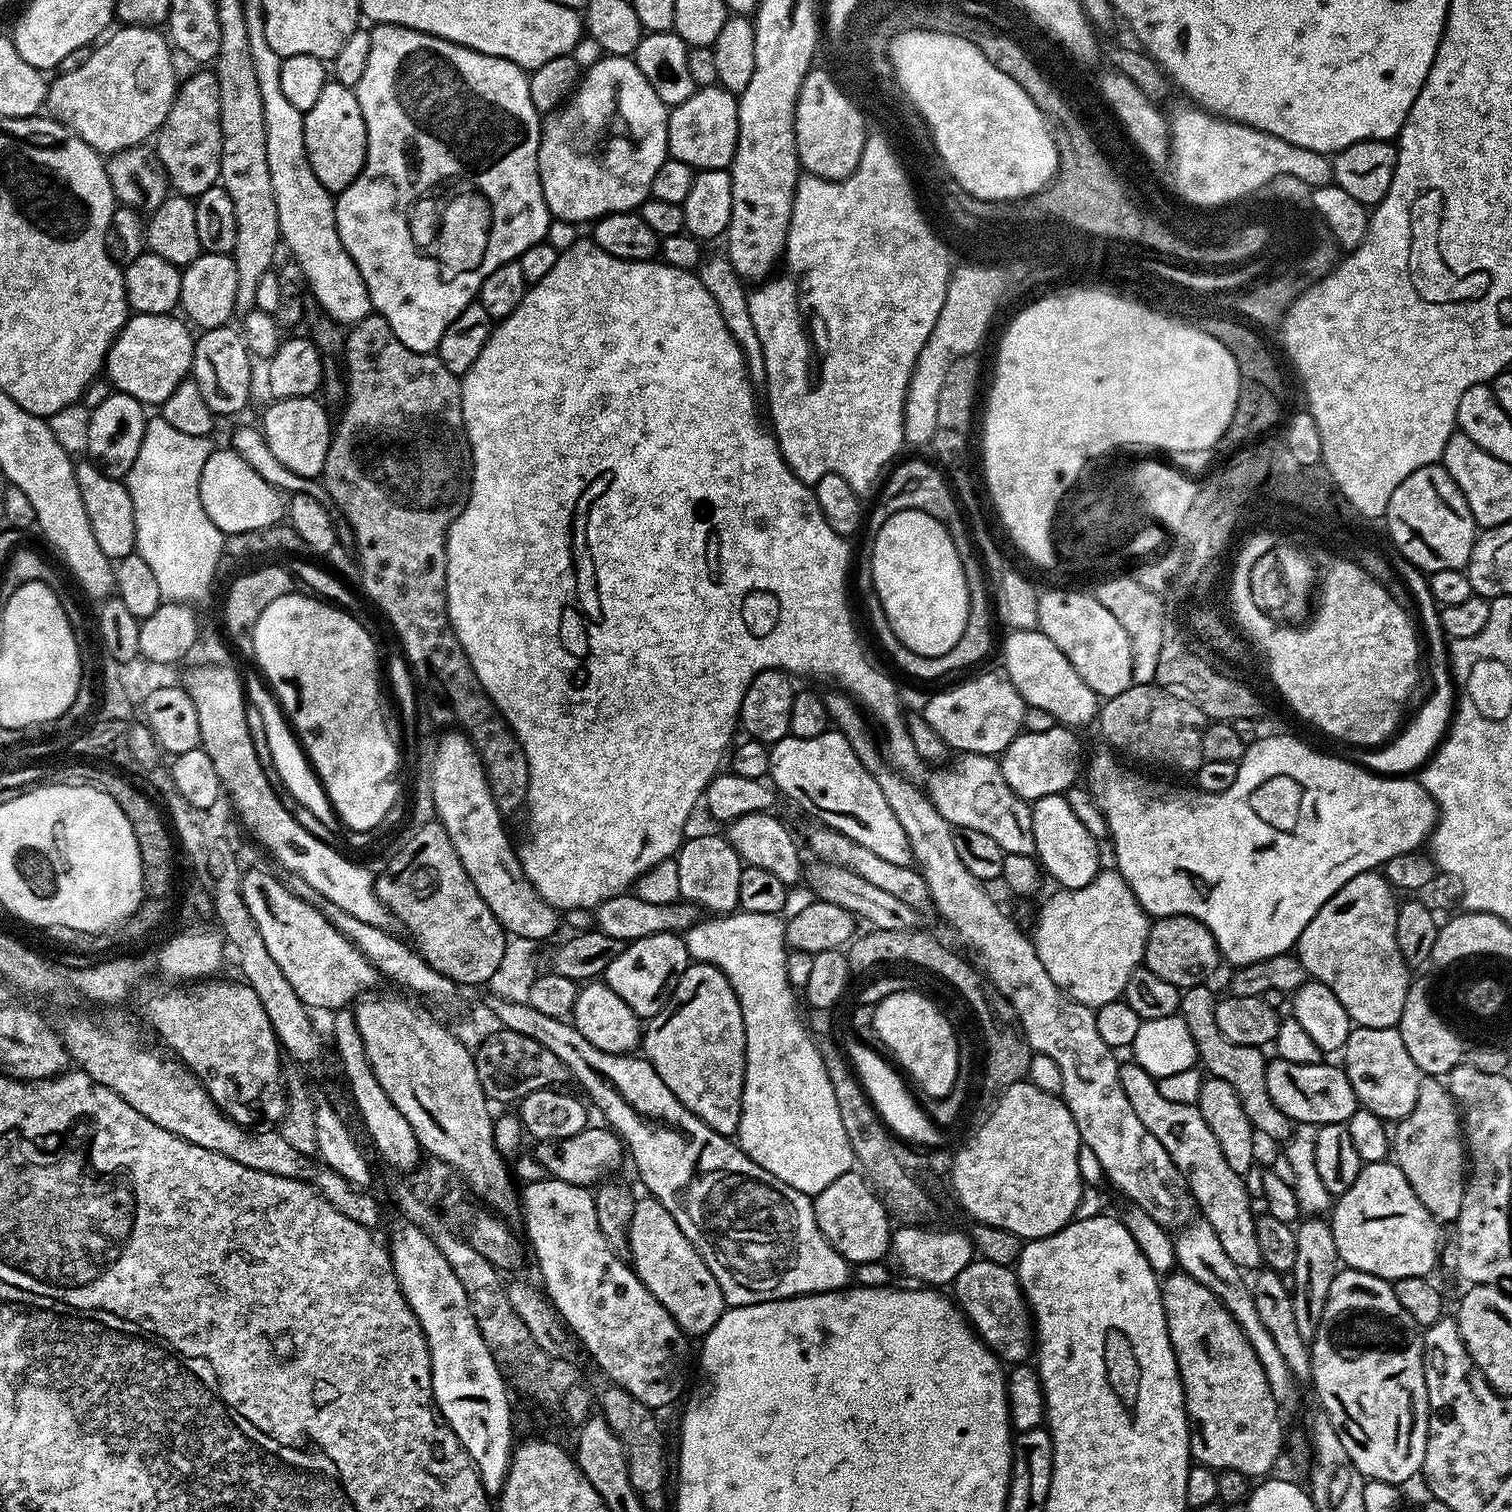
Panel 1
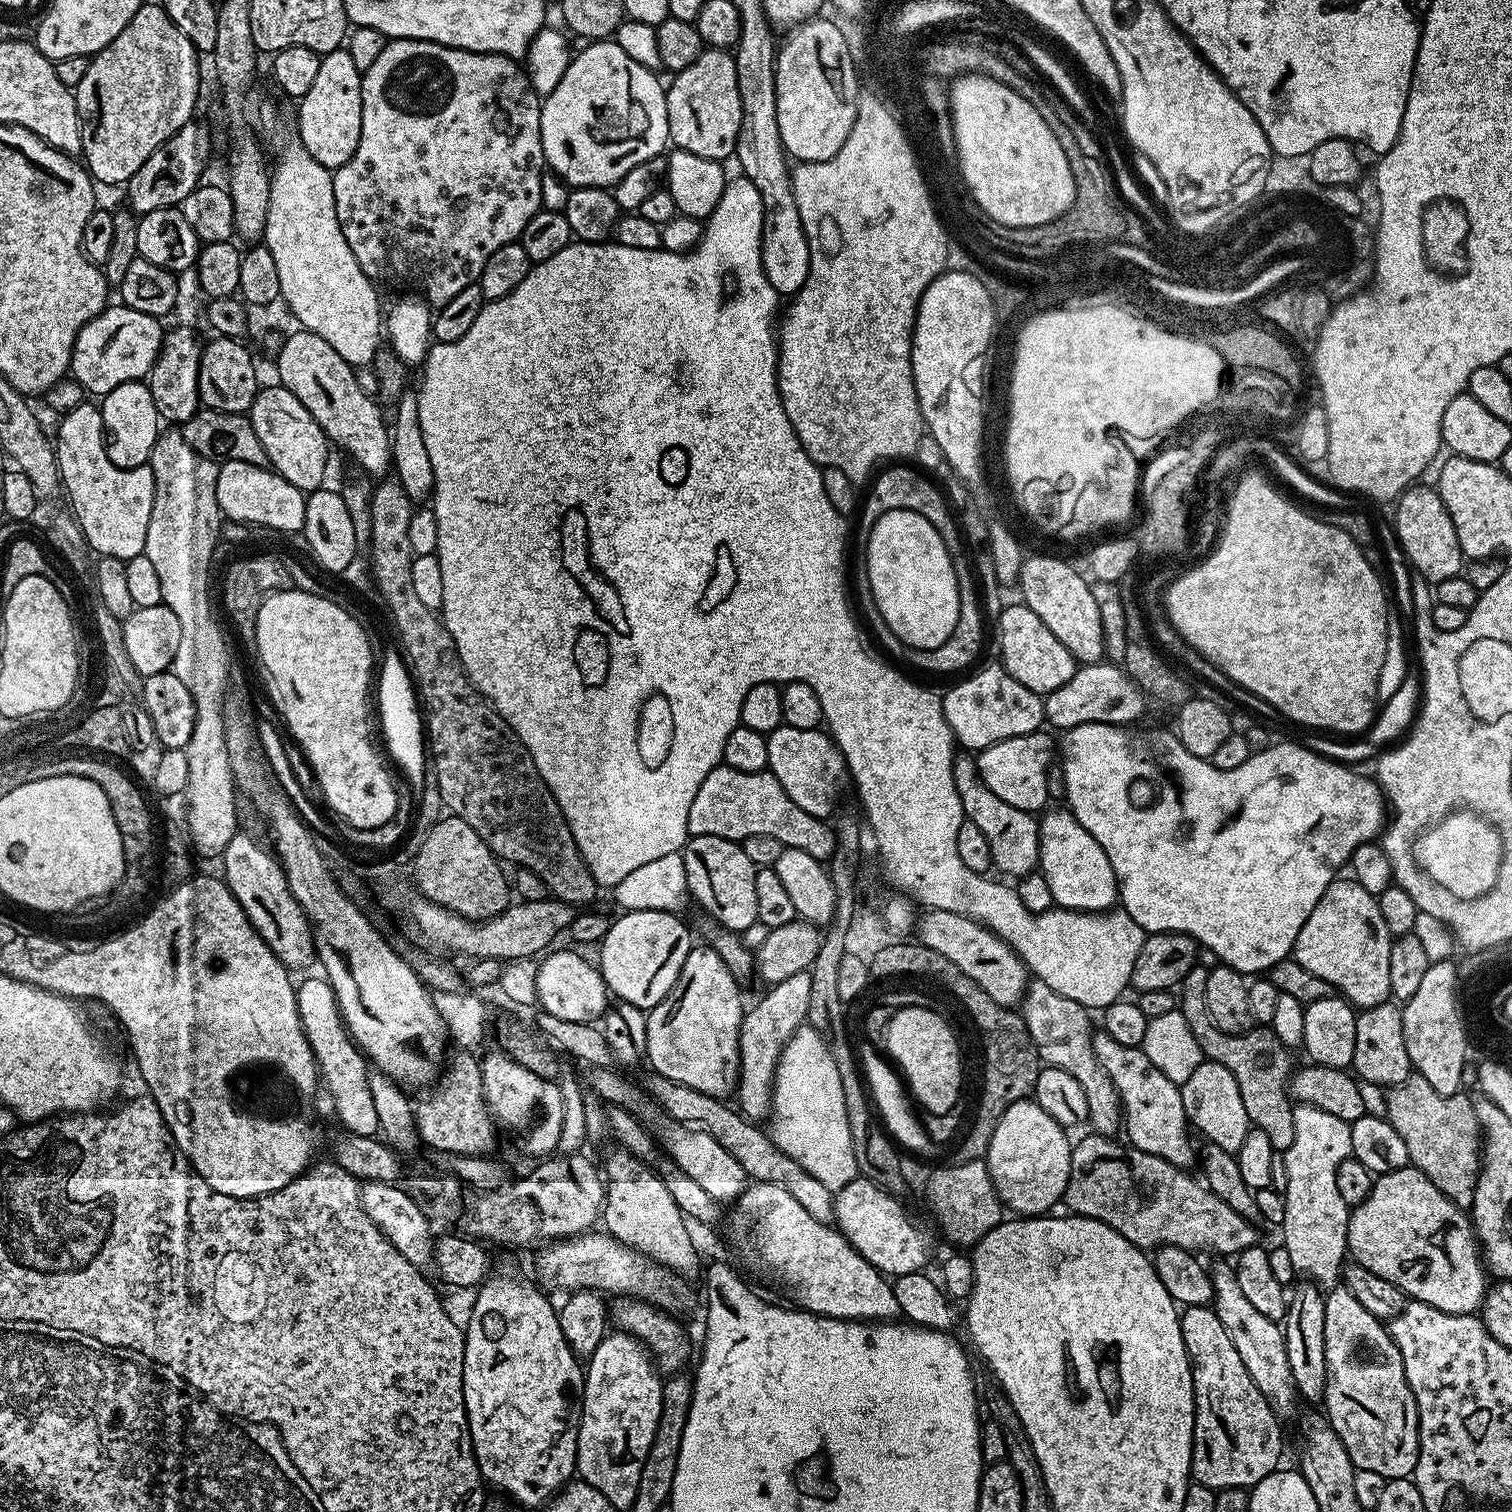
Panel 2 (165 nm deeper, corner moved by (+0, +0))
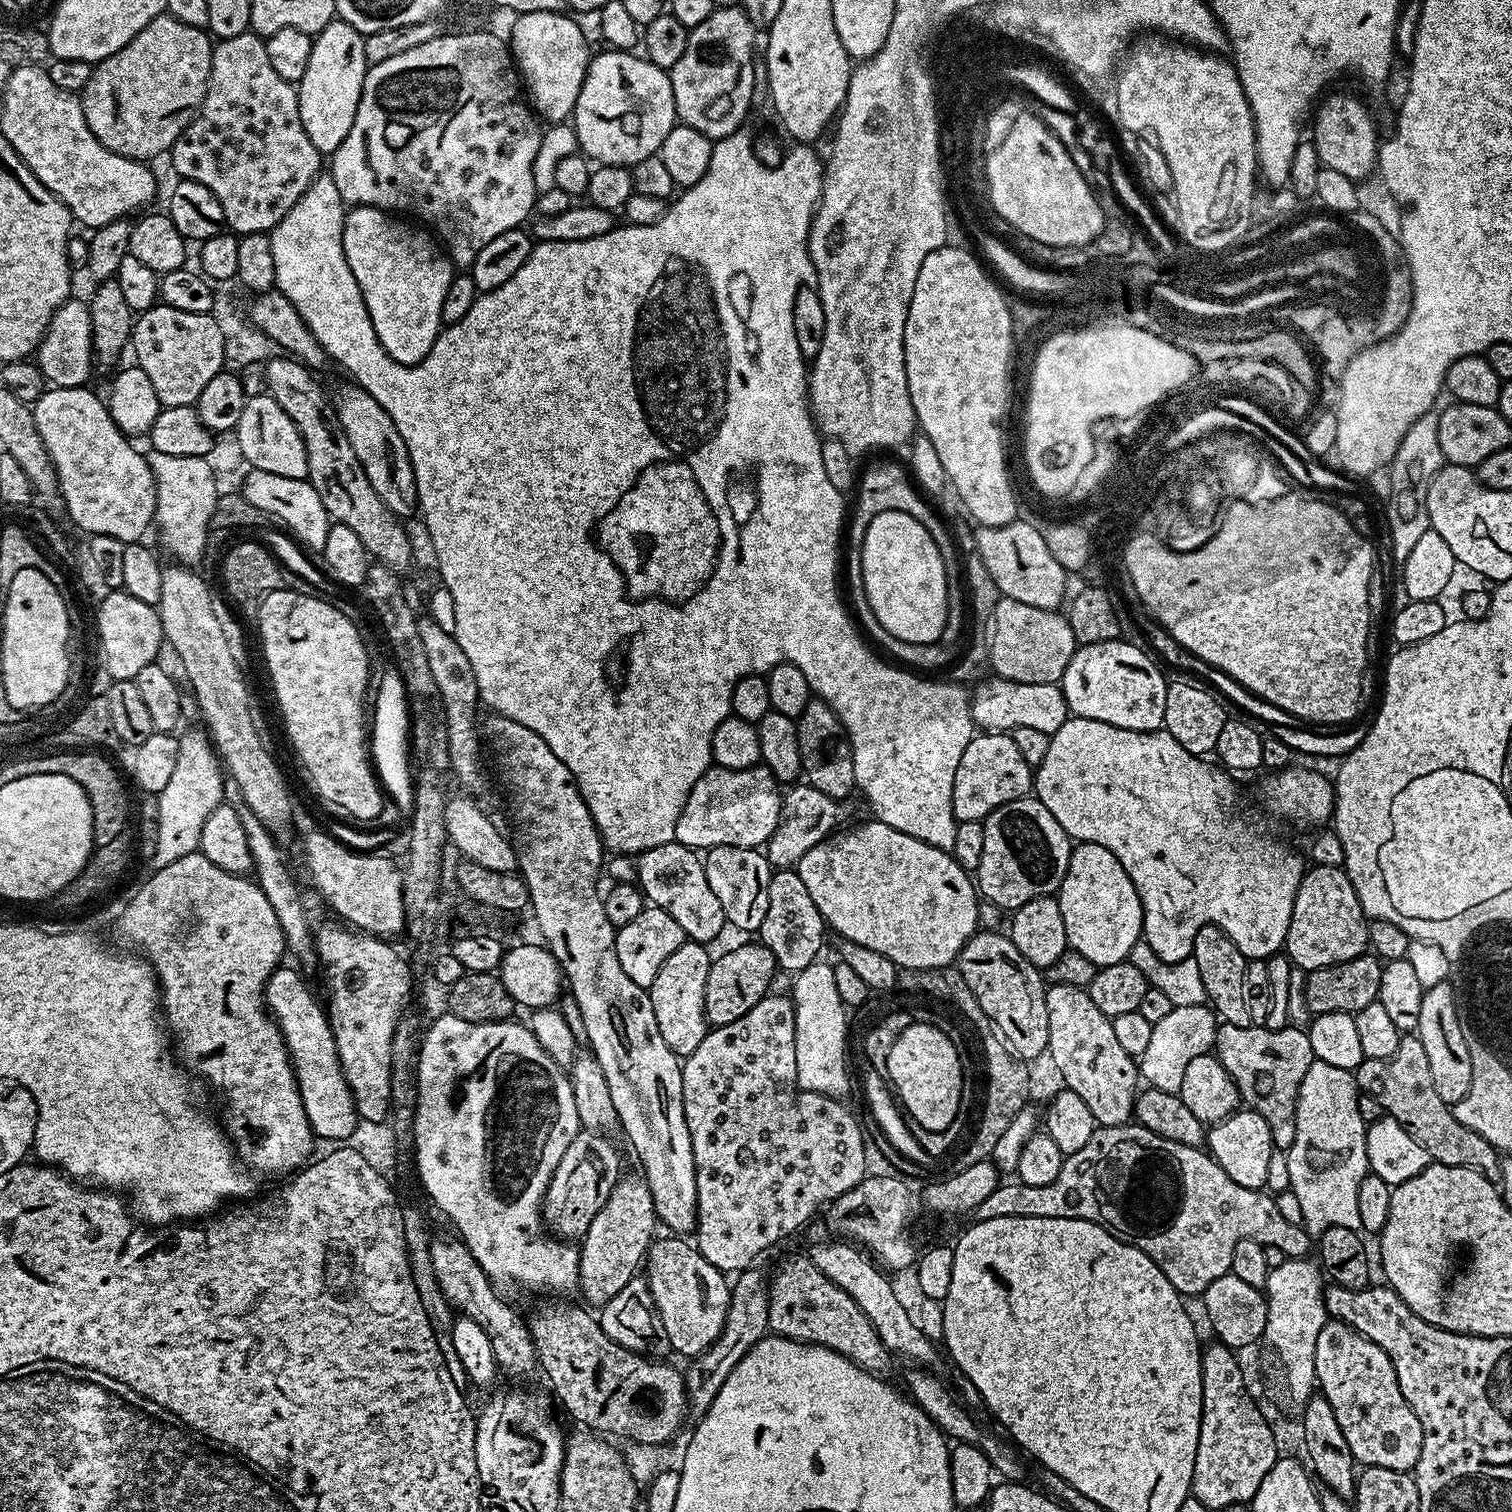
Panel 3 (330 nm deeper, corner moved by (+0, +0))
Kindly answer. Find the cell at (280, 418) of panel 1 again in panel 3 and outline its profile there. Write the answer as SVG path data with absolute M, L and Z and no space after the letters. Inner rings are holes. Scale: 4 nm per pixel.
M250 396L245 399L242 418L235 426L235 434L241 442L242 454L249 461L252 468L270 470L270 474L282 474L282 478L308 478L306 466L306 446L298 426L278 406L273 396Z

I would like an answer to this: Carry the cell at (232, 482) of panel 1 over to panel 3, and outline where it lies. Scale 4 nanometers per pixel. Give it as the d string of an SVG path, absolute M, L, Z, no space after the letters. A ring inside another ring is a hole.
M252 468L245 476L242 495L246 502L258 506L258 510L266 510L266 514L270 514L277 521L284 520L283 527L305 549L313 548L316 554L323 553L330 527L328 511L326 506L322 506L322 498L318 498L318 490L314 490L308 479L282 478L282 474L270 474L270 470Z

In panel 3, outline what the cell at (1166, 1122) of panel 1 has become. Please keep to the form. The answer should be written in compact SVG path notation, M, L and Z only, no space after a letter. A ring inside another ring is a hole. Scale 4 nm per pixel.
M1049 983L1045 1000L1049 1018L1047 1051L1054 1056L1055 1064L1062 1070L1064 1087L1086 1102L1097 1125L1109 1128L1129 1123L1136 1107L1136 1083L1139 1085L1142 1077L1137 1061L1122 1050L1117 1041L1113 1017L1102 1014L1102 1010L1090 1002L1088 991L1075 984Z

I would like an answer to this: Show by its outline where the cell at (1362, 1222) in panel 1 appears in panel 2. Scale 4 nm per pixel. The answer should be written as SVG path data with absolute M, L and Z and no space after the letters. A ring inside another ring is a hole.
M1413 1166L1381 1172L1373 1179L1370 1194L1351 1209L1348 1252L1355 1263L1378 1274L1378 1278L1394 1282L1394 1286L1404 1291L1405 1297L1421 1300L1443 1312L1467 1316L1483 1305L1486 1264L1469 1213L1455 1205L1422 1170Z

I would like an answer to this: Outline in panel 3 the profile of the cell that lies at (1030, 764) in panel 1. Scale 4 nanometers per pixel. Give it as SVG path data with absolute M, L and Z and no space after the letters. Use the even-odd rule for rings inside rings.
M984 730L973 735L966 750L962 750L962 758L958 758L958 770L954 770L954 814L957 821L983 821L1006 802L1029 795L1033 788L1034 769L1022 758L1018 746L1014 746L1012 735Z

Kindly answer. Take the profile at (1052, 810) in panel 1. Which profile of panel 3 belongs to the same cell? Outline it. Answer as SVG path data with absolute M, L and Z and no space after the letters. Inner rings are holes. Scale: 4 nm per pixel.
M1077 843L1070 854L1070 866L1058 893L1062 922L1066 922L1069 949L1086 958L1096 968L1125 963L1144 931L1144 911L1140 895L1122 870L1122 862L1106 846Z

